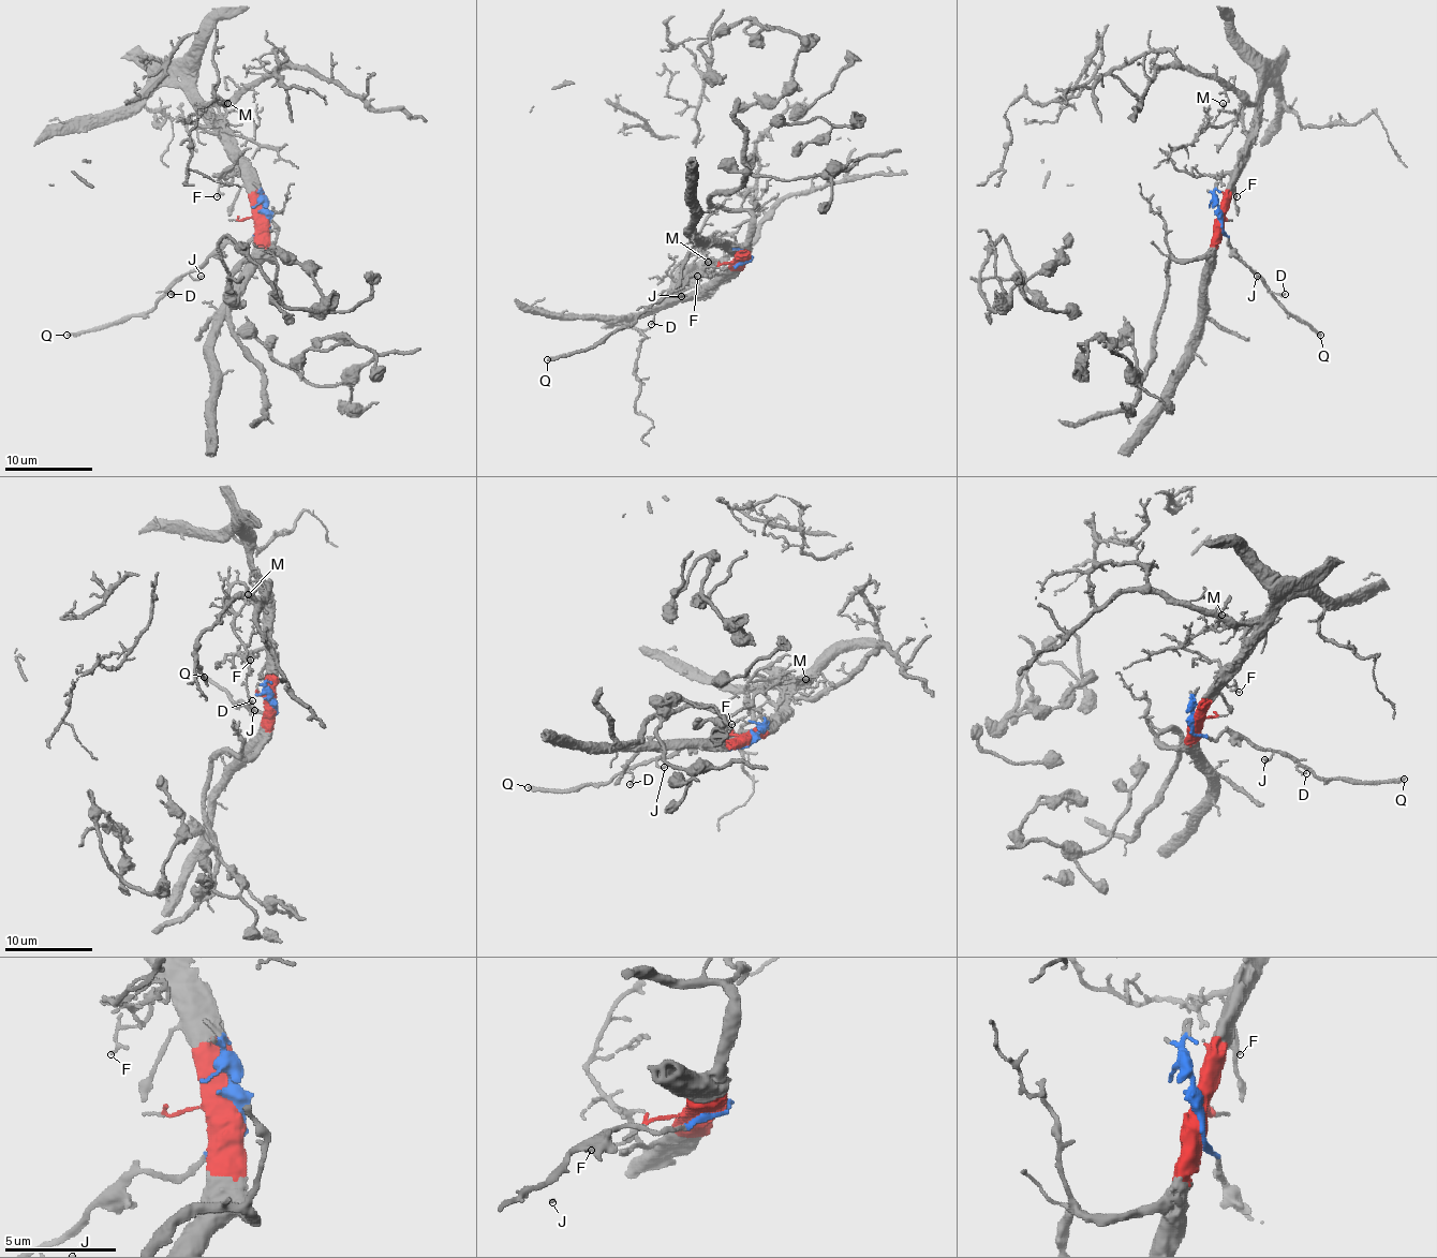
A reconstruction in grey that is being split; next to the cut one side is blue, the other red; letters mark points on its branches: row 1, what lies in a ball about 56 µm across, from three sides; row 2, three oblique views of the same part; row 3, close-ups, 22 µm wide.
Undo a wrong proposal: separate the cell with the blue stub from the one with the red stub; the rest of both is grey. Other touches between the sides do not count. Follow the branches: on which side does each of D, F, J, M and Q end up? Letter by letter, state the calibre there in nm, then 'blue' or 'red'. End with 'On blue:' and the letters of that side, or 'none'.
D: 110 nm | blue
F: 140 nm | red
J: 120 nm | blue
M: 140 nm | red
Q: 240 nm | blue
On blue: D, J, Q

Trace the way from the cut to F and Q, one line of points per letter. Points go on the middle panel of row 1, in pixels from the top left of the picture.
F: (745, 258), (720, 274), (713, 269), (697, 276)
Q: (745, 258), (726, 267), (697, 269), (632, 324), (611, 331), (592, 346), (548, 359)

